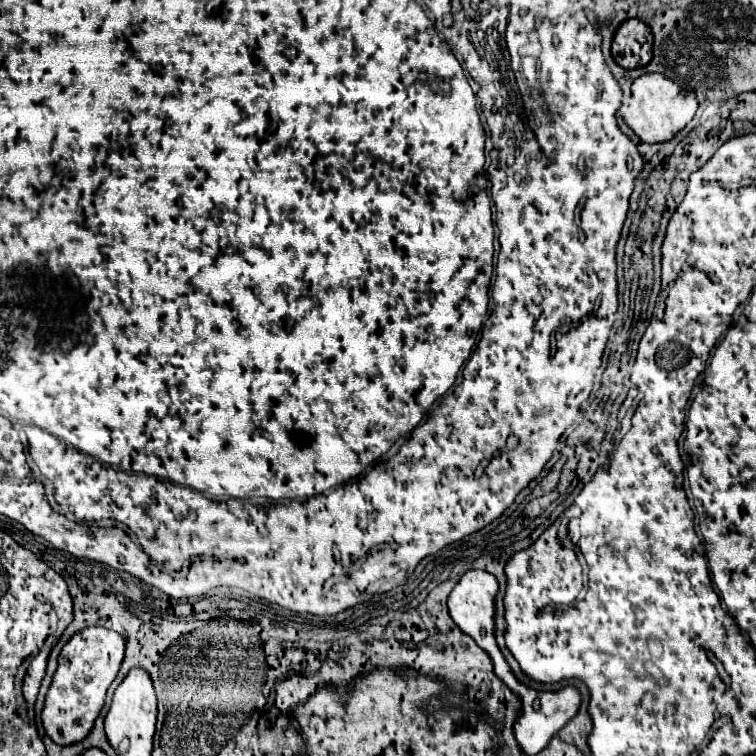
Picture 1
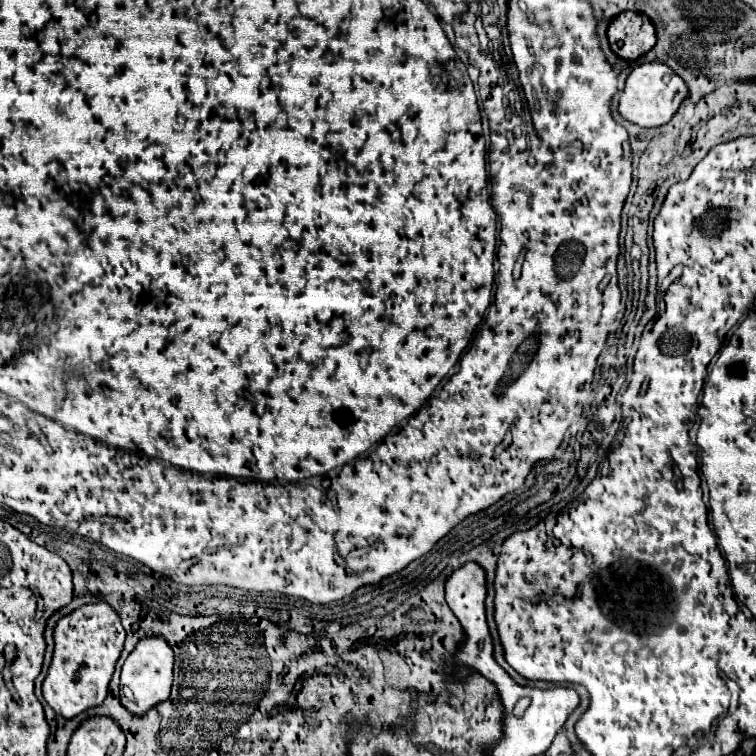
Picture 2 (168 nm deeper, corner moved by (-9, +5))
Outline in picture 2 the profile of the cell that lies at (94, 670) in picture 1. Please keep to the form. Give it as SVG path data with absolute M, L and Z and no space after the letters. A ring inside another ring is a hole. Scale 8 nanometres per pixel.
M106 603L84 605L58 621L54 629L56 647L52 665L42 685L42 695L58 717L74 719L80 713L102 705L108 695L114 665L124 649L124 639L126 631L120 623L120 617Z

